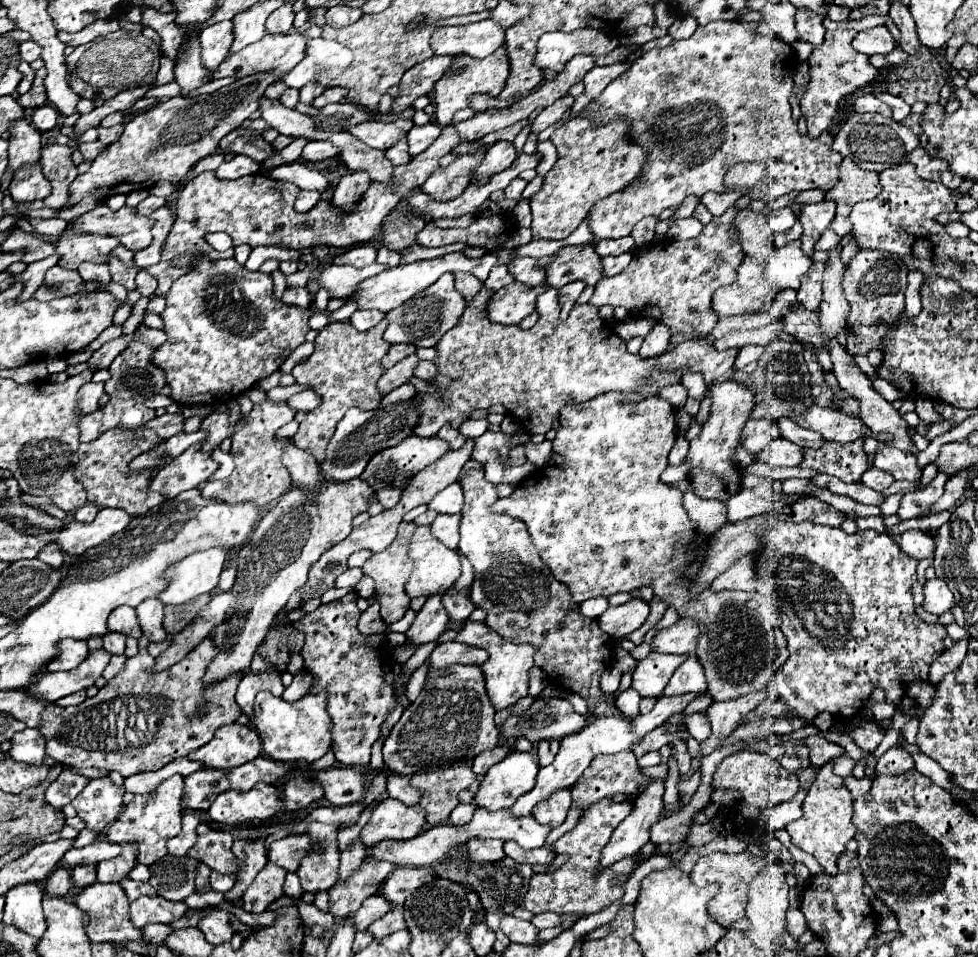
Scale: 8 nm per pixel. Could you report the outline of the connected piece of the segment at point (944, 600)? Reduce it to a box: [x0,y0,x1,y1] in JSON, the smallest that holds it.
[923,579,955,615]

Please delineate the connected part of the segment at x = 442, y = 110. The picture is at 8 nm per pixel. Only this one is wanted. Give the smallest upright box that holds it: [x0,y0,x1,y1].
[433,45,511,127]

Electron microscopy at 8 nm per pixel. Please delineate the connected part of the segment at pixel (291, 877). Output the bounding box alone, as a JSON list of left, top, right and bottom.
[283,873,303,899]

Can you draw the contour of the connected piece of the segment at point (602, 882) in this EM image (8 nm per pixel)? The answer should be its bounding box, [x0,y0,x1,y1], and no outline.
[521,799,637,915]

